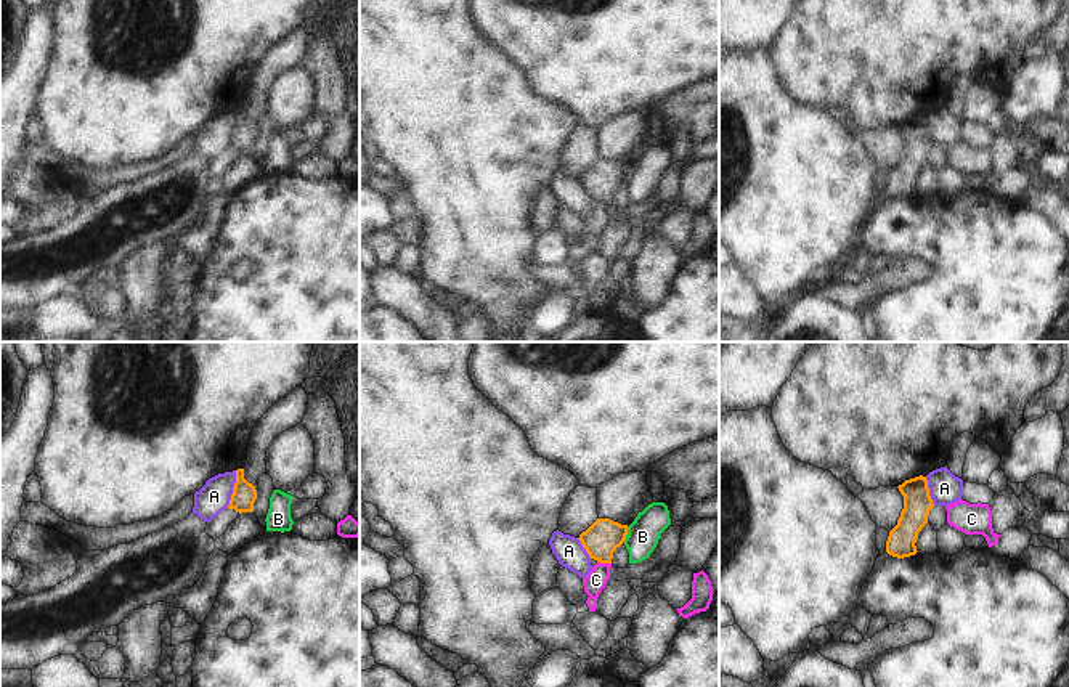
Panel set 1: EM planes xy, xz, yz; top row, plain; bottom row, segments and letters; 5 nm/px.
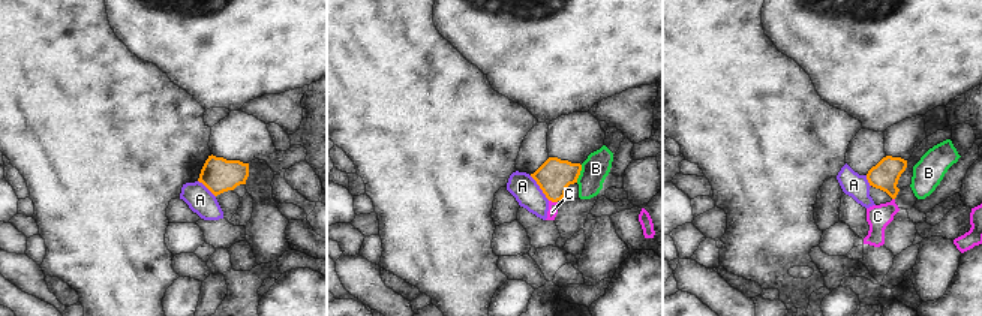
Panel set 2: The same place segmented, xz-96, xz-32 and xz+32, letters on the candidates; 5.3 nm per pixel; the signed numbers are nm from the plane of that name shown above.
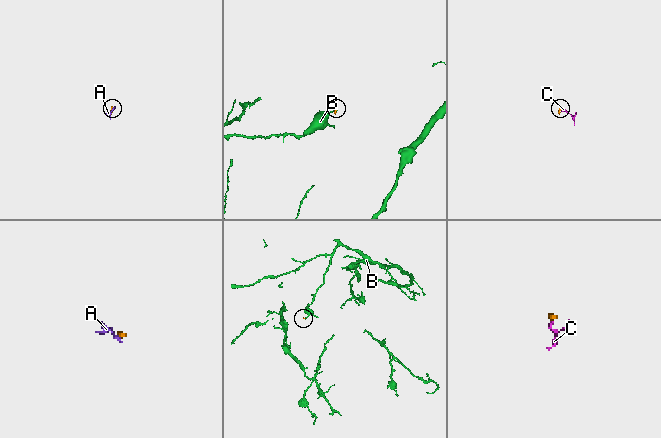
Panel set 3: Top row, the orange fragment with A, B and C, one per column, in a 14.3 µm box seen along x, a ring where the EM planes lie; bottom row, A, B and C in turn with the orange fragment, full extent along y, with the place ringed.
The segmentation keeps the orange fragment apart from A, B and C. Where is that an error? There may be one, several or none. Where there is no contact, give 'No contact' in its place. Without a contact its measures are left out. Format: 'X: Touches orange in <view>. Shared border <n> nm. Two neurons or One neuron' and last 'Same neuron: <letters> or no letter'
A: Touches orange in xy. Shared border 200 nm. Two neurons
B: Touches orange in xz. Shared border 80 nm. Two neurons
C: Touches orange in xz. Shared border 70 nm. One neuron
Same neuron: C

